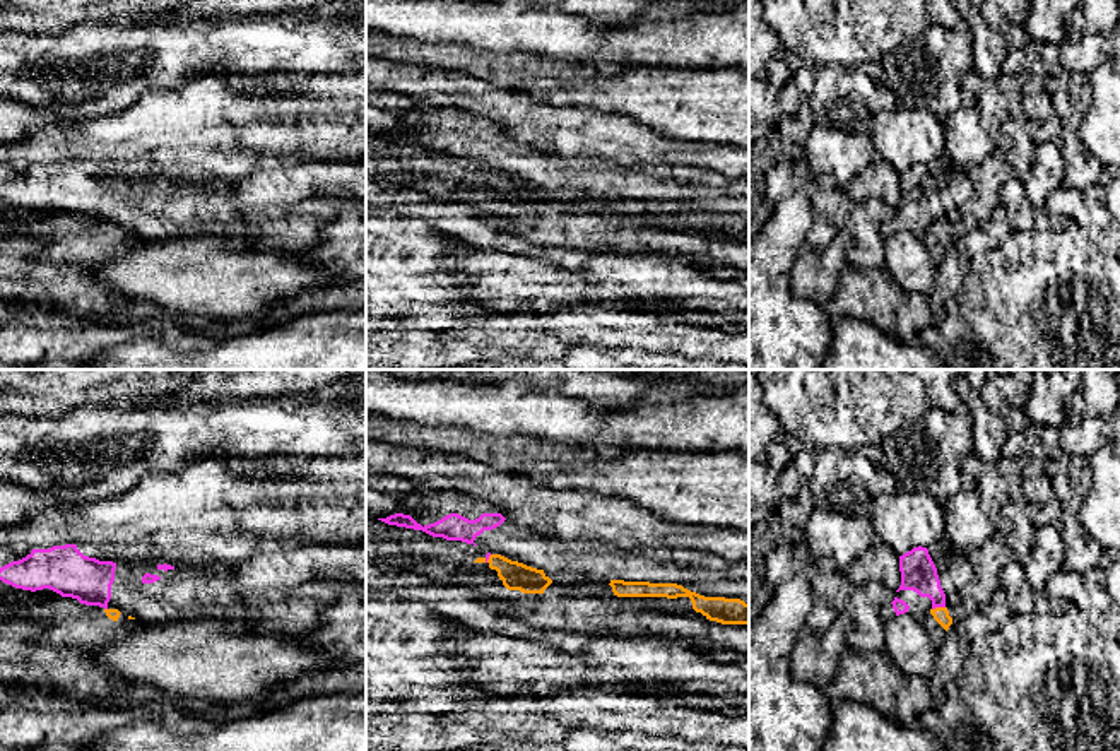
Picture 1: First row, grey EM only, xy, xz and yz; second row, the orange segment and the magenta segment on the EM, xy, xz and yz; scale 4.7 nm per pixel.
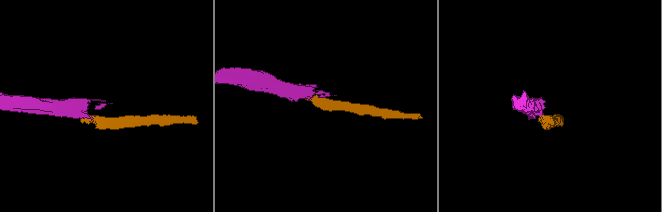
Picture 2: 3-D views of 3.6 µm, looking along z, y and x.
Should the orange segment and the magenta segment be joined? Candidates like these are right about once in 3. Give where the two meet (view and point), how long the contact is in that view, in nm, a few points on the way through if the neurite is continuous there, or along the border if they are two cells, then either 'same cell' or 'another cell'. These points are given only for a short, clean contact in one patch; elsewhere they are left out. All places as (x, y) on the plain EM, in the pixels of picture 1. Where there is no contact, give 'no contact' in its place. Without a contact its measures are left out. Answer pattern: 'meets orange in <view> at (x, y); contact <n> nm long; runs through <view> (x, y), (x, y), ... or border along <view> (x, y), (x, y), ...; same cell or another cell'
meets orange in yz at (937, 224); contact 70 nm long; border along yz (944, 223), (932, 226); another cell

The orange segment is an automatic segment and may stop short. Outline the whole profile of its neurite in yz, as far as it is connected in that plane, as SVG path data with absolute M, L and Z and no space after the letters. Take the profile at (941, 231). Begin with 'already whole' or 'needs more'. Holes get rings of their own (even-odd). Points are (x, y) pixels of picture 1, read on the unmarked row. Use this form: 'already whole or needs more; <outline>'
needs more; M935 224L922 238L932 262L939 265L944 258L946 248L952 241L947 224Z

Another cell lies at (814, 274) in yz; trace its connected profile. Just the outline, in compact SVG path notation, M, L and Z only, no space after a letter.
M841 231L824 250L804 246L792 269L793 294L826 306L836 291L840 270L846 265L850 236Z

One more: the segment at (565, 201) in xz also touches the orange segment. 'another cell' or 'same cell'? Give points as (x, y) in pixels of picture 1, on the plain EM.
another cell

